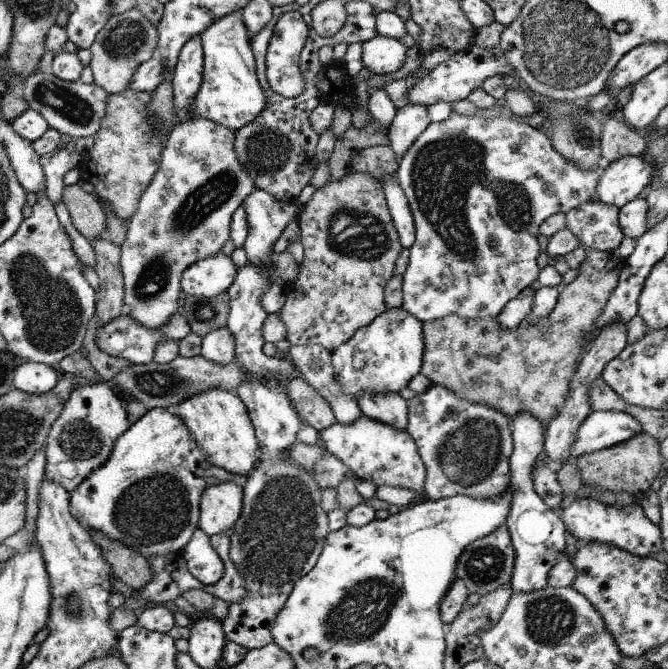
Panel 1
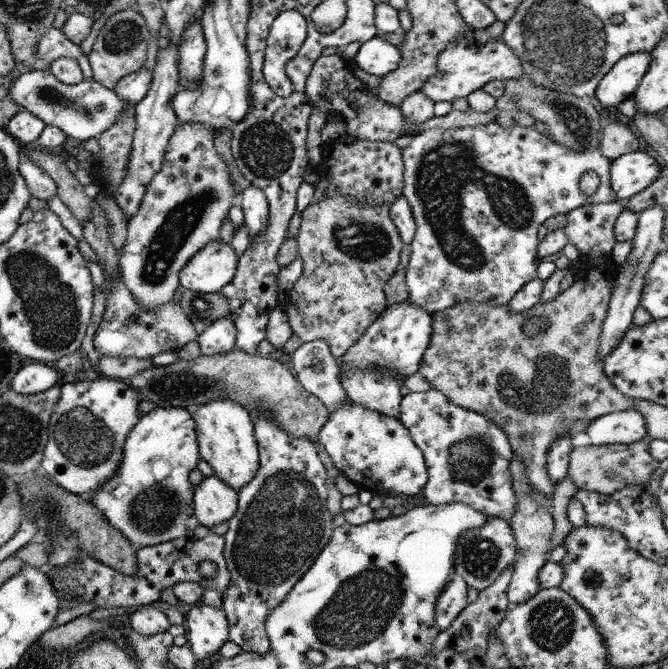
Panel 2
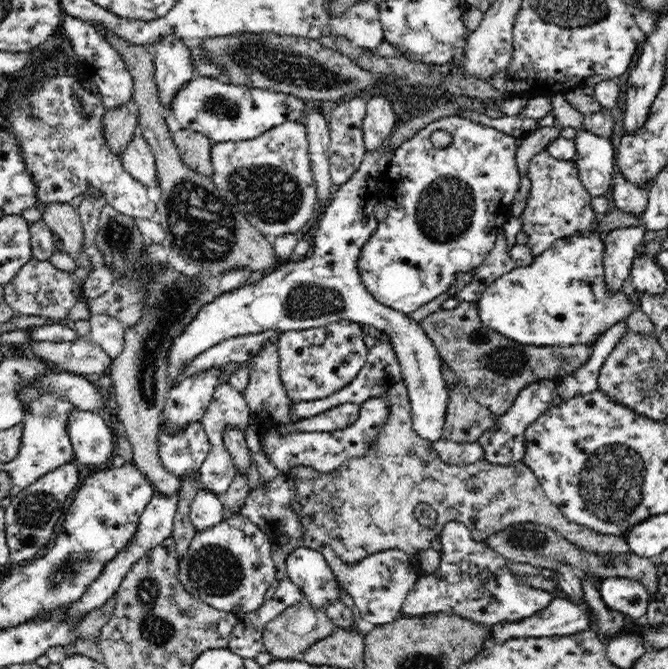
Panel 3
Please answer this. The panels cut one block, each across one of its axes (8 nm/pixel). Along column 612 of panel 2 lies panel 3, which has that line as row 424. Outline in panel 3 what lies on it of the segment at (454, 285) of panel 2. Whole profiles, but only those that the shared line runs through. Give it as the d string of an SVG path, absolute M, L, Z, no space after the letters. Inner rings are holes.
M200 421L192 422L174 435L161 430L158 435L158 452L164 469L181 478L192 476L198 474L210 452L210 439Z

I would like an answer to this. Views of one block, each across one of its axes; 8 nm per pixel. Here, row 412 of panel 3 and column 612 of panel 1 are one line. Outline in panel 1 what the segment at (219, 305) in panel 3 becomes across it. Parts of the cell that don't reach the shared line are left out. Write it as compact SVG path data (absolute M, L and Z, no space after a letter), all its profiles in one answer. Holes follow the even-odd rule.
M592 411L575 434L569 462L580 455L625 443L642 430L638 420L627 412Z

